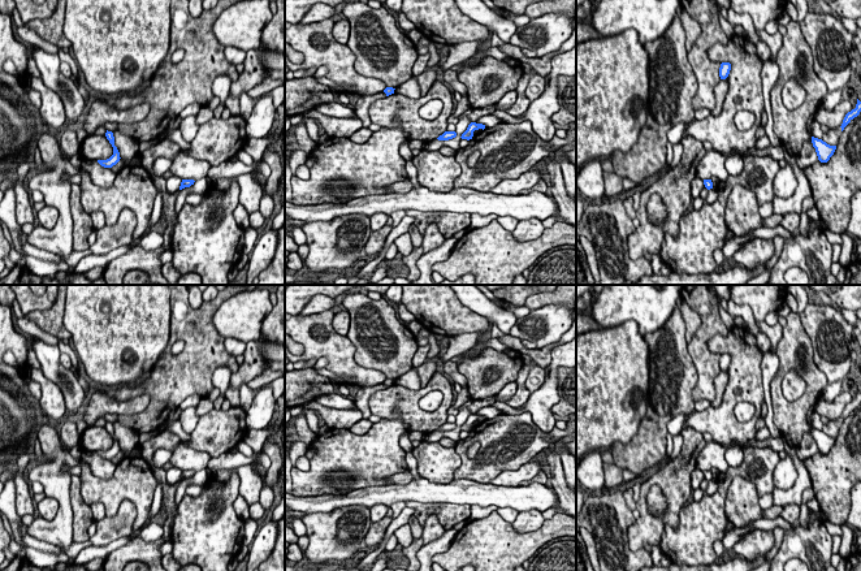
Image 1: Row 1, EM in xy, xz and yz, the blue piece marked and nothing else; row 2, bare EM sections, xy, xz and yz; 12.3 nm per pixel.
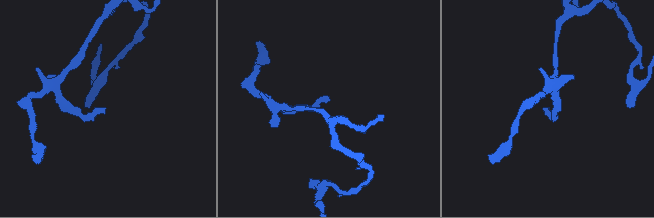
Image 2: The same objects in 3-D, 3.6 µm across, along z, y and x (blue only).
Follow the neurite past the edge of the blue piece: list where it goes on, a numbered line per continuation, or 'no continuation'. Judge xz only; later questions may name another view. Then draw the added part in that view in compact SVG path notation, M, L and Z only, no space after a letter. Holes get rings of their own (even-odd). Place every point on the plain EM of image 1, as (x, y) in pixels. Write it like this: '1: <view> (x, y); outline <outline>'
no continuation

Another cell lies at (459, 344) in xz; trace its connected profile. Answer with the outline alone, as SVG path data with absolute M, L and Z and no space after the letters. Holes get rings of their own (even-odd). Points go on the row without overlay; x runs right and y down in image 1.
M477 332L450 336L449 346L441 360L444 363L449 362L451 358L462 355L473 349L473 346L479 342L480 336L481 333Z

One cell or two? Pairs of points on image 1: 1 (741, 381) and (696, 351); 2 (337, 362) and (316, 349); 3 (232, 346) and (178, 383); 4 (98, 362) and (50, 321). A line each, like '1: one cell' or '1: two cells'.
1: two cells
2: one cell
3: two cells
4: two cells

